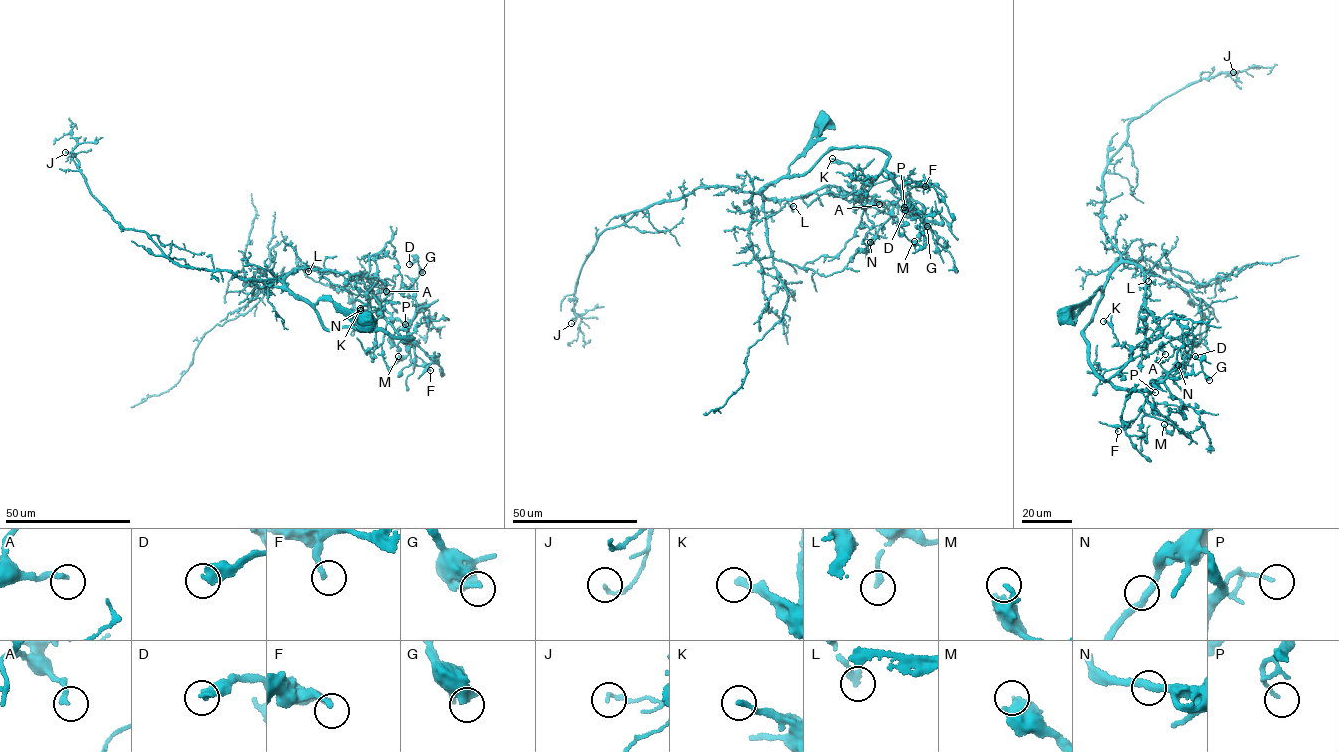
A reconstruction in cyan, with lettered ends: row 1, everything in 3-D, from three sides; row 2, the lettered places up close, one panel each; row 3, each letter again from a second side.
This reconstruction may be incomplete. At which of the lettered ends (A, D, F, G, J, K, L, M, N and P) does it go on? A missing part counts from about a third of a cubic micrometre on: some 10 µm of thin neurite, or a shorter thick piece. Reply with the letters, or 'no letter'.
no letter

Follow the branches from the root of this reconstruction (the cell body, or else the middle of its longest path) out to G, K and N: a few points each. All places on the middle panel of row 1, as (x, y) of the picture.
G: (824, 121), (790, 163), (789, 177), (809, 171), (829, 150), (880, 148), (893, 182), (927, 226)
K: (824, 121), (789, 177), (834, 149), (875, 147), (889, 156), (869, 183), (832, 158)
N: (824, 121), (787, 174), (763, 188), (770, 254), (826, 276), (842, 271), (870, 242)

